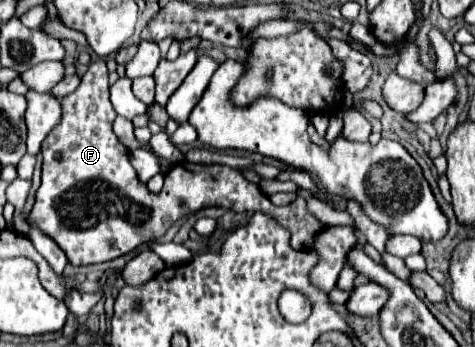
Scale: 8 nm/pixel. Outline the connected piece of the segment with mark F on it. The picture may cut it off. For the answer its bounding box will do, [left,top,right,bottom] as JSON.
[28,60,328,266]

